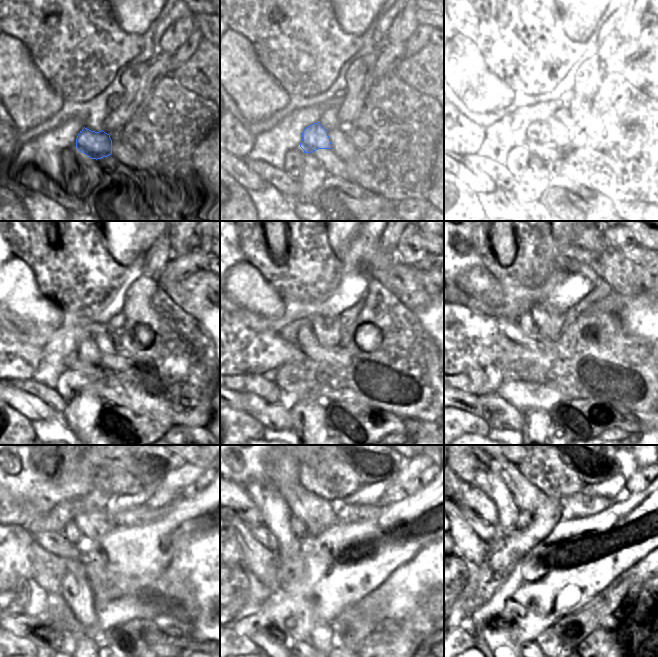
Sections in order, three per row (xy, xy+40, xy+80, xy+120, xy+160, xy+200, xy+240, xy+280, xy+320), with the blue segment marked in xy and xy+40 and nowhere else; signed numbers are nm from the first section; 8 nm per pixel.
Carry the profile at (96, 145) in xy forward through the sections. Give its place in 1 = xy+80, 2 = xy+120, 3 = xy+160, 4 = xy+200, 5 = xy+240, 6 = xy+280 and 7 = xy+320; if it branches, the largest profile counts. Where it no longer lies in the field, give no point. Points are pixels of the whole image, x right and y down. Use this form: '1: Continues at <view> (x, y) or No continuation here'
1: Continues at xy+80 (538, 133)
2: Continues at xy+120 (88, 352)
3: Continues at xy+160 (307, 340)
4: Continues at xy+200 (525, 322)
5: Continues at xy+240 (72, 533)
6: Continues at xy+280 (297, 528)
7: Continues at xy+320 (524, 517)

